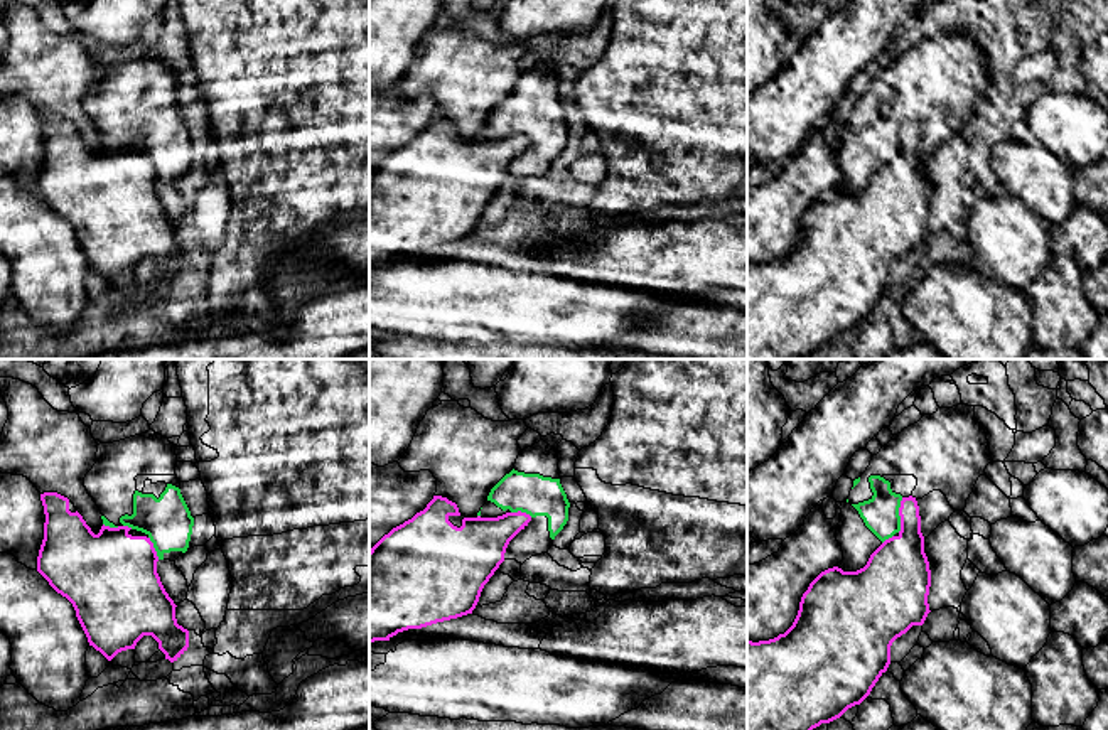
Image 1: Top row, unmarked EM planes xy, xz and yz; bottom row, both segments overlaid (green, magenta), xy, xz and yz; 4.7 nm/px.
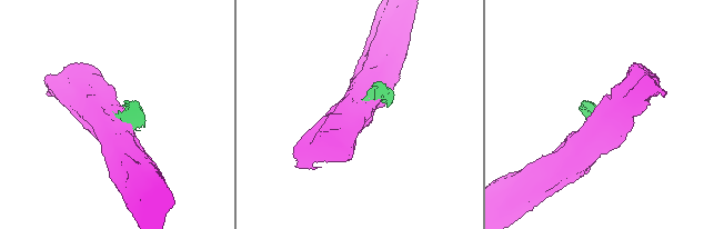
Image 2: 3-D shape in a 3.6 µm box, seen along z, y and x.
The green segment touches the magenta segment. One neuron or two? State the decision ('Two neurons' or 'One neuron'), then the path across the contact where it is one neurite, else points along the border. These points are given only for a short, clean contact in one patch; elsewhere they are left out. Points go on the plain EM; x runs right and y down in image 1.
Two neurons. Boundary: yz (903, 120), (898, 154)

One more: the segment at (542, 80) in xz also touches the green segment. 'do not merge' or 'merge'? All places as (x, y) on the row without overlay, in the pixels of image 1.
merge

